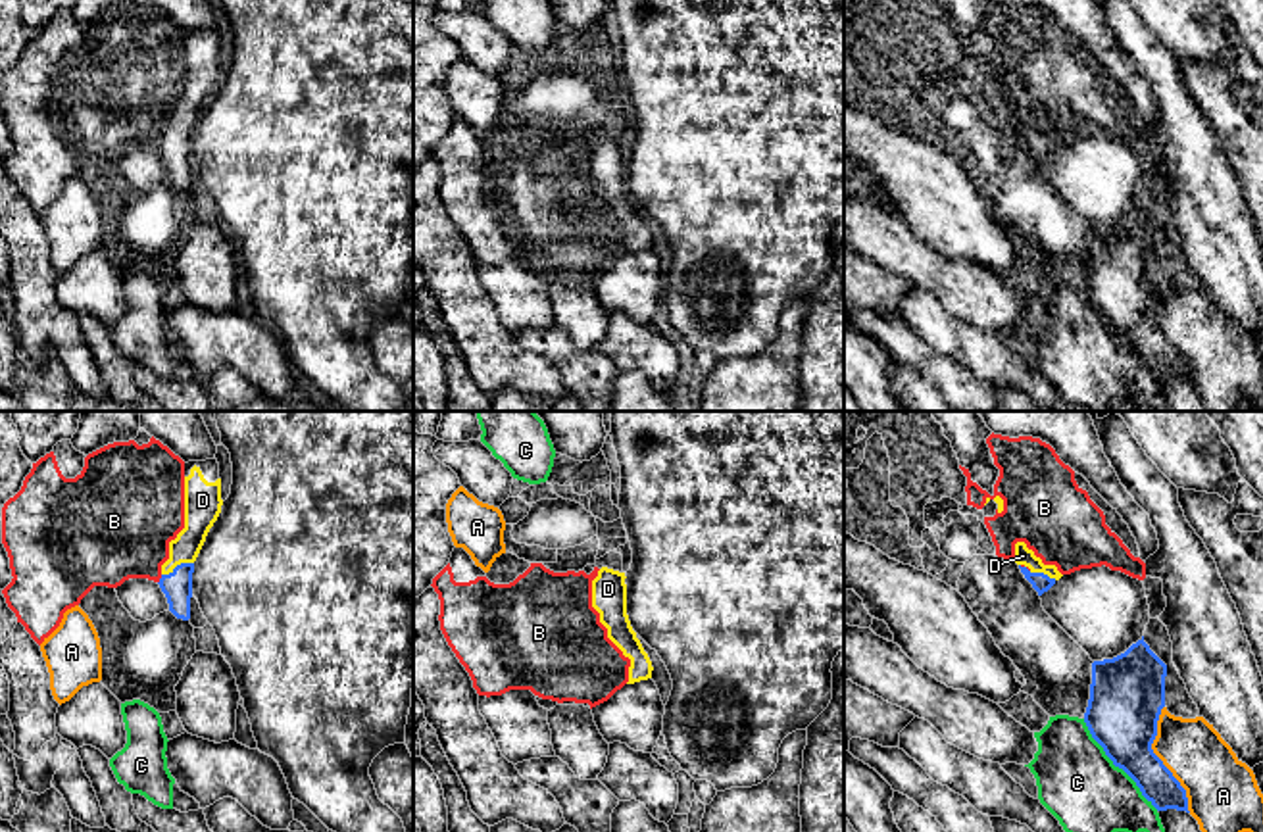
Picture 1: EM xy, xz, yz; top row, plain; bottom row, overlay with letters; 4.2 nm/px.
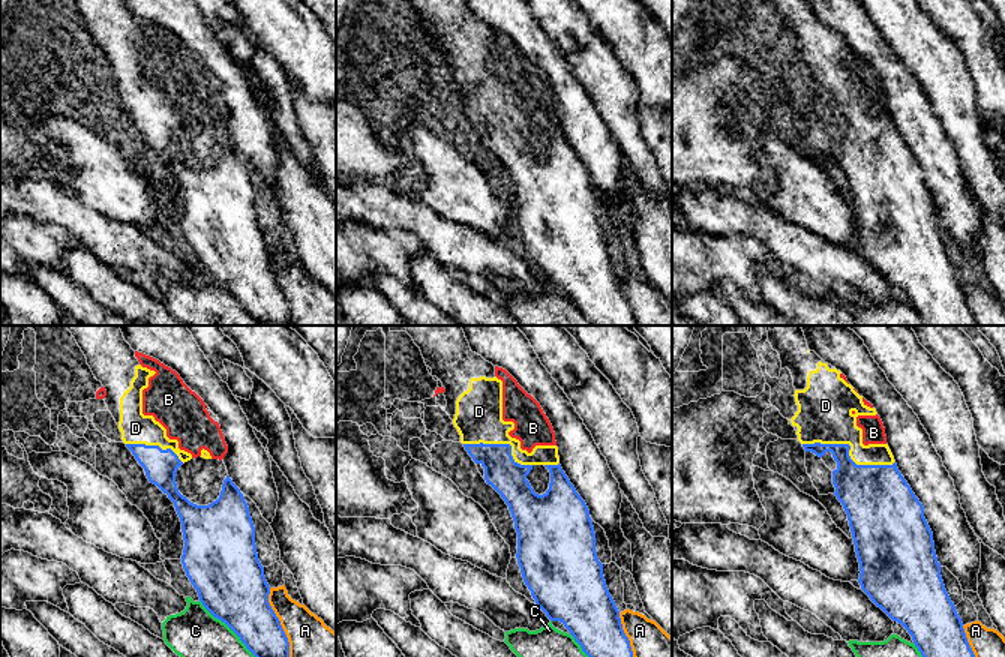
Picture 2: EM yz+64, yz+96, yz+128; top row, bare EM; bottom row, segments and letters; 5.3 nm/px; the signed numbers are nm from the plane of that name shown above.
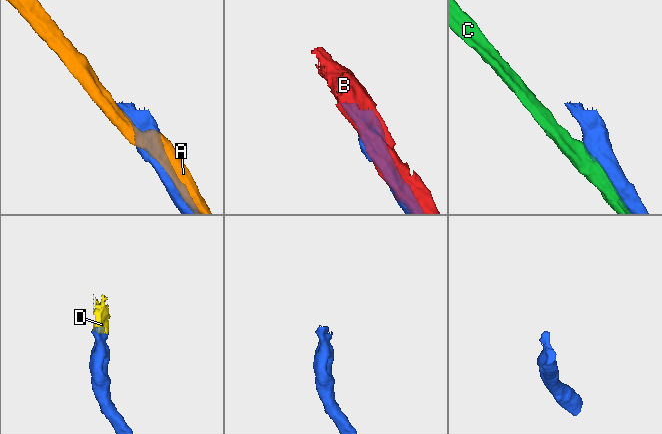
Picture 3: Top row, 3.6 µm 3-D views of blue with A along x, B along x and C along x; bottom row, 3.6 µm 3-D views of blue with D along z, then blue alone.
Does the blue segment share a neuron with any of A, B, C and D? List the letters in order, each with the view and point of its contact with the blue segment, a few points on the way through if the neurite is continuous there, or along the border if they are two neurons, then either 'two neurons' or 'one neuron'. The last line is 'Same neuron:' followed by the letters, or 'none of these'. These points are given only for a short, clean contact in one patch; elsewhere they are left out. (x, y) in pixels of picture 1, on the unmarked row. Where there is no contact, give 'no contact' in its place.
A: contact yz (1160, 329); two neurons
B: contact xy (160, 148); border xy (162, 145), (158, 152); two neurons
C: contact yz (1115, 335); two neurons
D: contact xy (177, 135); way xy (177, 156), (177, 135), (197, 98), (200, 81); one neuron
Same neuron: D

